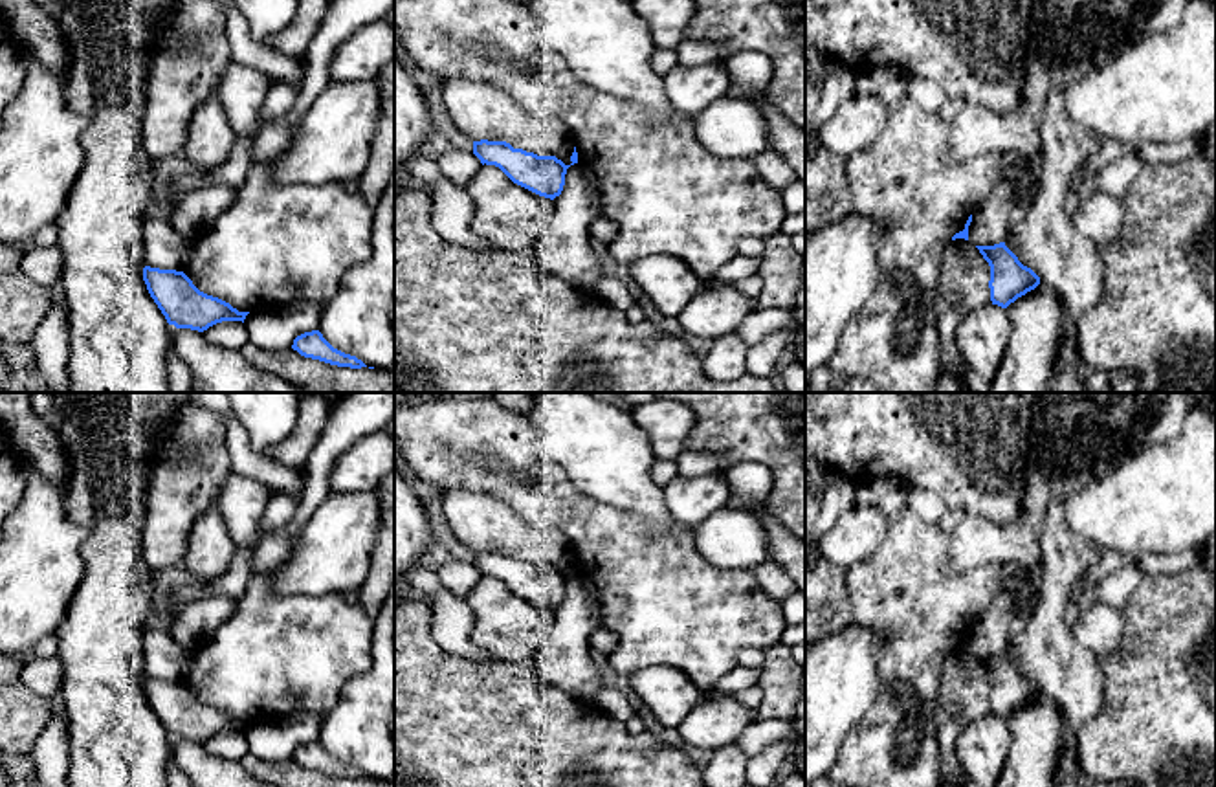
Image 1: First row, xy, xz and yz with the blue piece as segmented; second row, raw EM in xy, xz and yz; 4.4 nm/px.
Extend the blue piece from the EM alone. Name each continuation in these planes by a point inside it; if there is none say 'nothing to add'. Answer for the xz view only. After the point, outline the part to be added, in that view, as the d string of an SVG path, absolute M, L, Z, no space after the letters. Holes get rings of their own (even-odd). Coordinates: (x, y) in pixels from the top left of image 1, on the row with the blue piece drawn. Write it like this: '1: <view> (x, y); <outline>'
nothing to add

